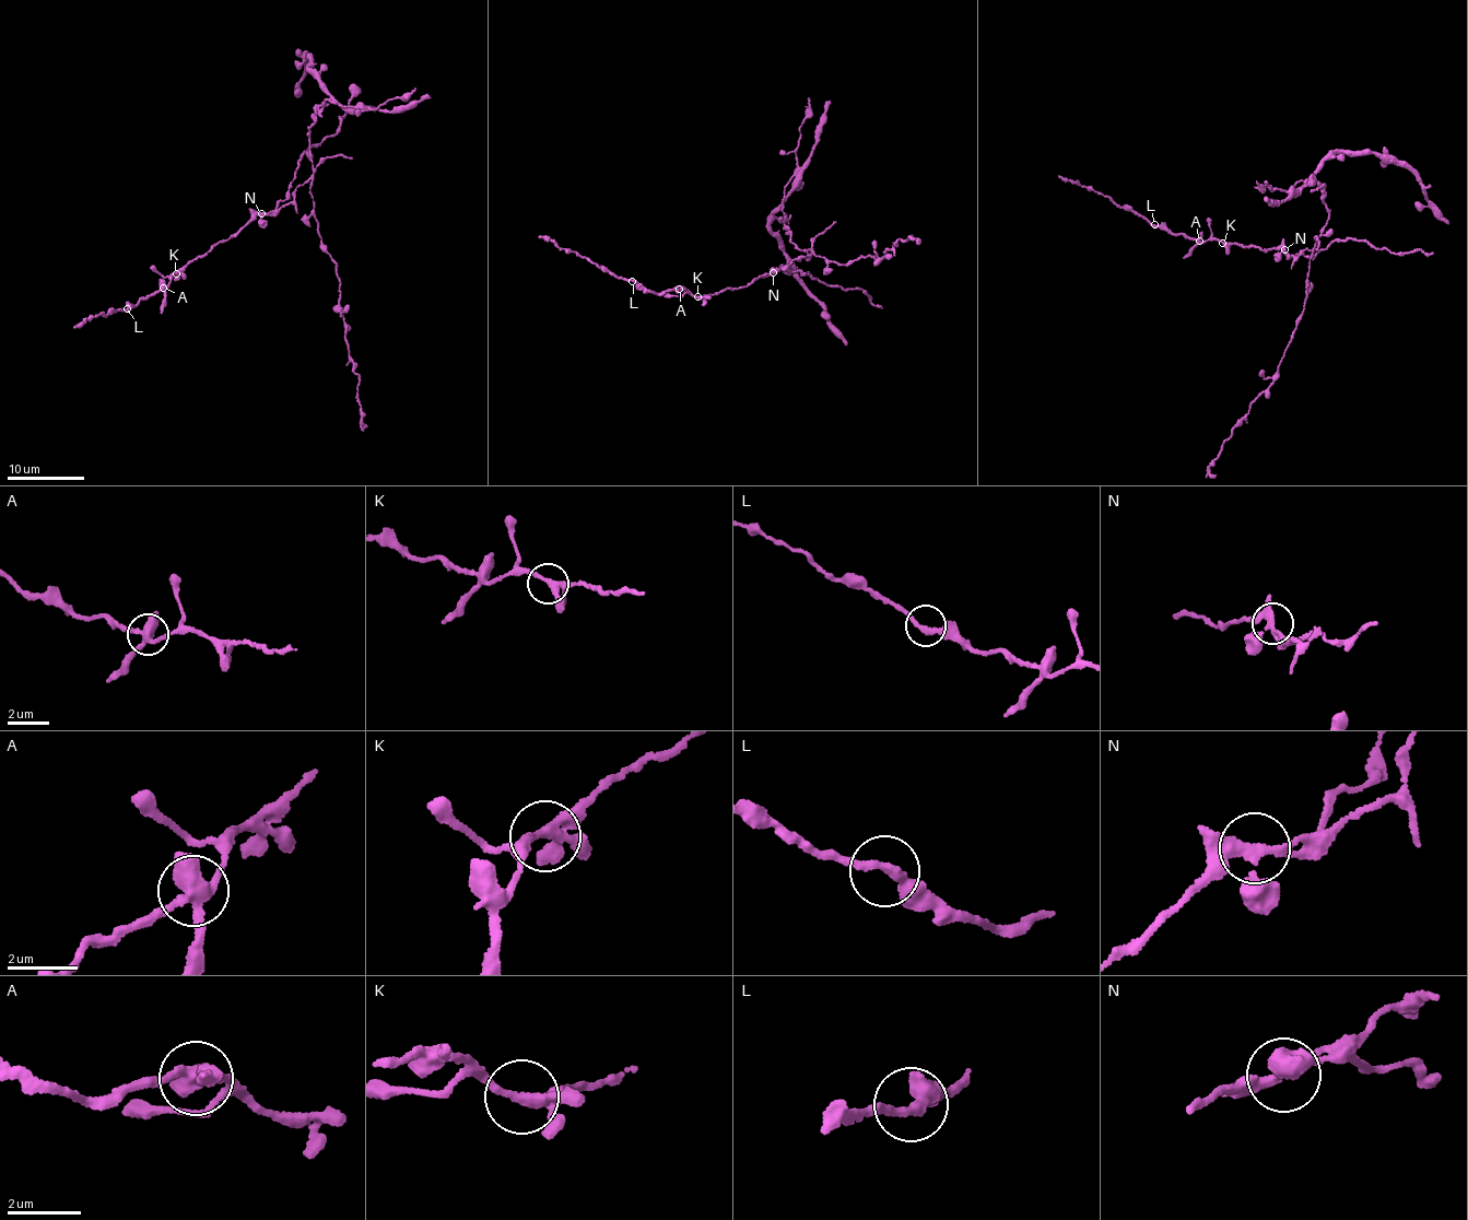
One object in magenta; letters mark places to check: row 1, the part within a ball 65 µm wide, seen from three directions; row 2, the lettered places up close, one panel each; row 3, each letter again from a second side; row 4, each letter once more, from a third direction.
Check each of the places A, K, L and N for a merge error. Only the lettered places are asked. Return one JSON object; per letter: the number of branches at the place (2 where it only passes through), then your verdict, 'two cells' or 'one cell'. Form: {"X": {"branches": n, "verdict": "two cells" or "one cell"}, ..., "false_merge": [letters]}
{"A": {"branches": 3, "verdict": "two cells"}, "K": {"branches": 3, "verdict": "one cell"}, "L": {"branches": 2, "verdict": "one cell"}, "N": {"branches": 3, "verdict": "two cells"}, "false_merge": ["A", "N"]}

